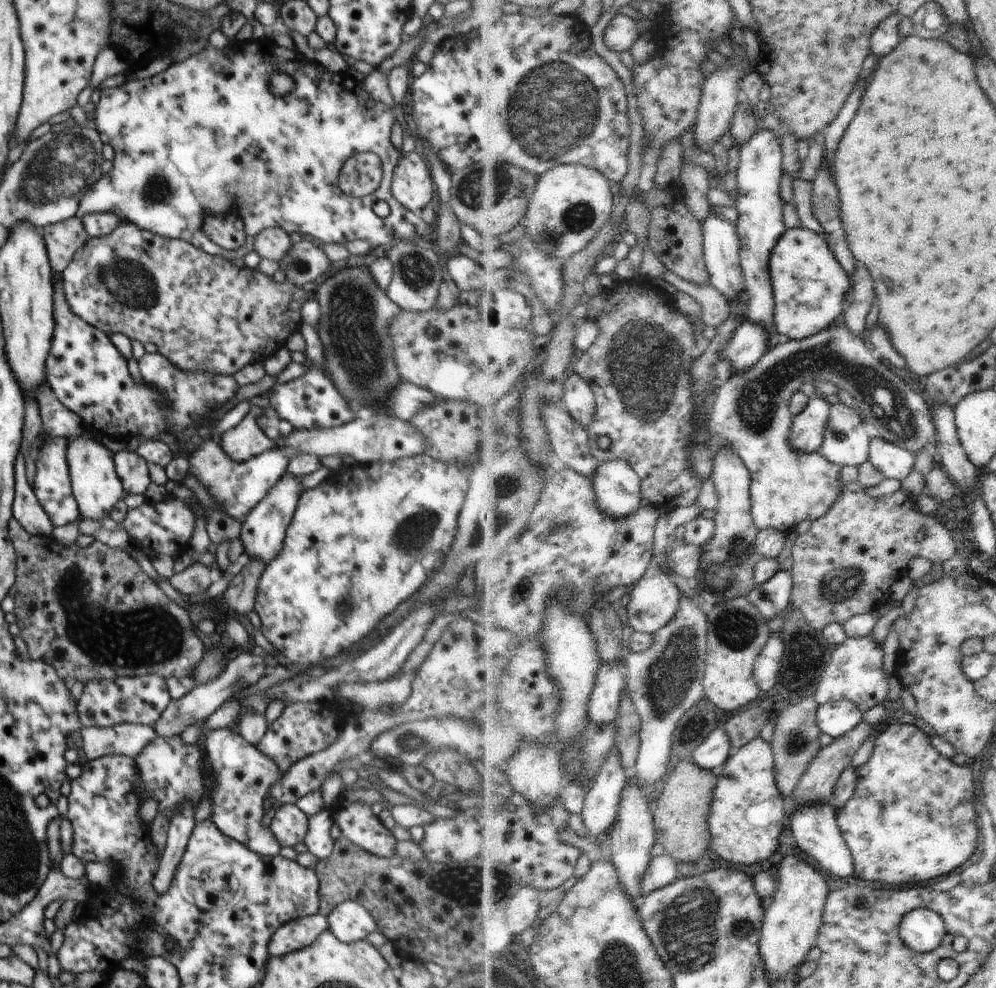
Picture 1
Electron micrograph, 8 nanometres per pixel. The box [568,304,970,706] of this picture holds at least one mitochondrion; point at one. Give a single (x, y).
(756, 403)

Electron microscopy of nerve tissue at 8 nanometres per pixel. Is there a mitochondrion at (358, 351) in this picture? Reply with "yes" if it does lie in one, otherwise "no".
yes

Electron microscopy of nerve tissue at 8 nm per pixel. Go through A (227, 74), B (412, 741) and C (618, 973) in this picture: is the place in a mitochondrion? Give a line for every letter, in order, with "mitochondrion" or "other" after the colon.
A: other
B: mitochondrion
C: mitochondrion

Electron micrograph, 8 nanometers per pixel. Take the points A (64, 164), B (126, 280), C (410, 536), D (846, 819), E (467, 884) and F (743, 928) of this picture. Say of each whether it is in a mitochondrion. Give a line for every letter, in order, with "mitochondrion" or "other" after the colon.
A: mitochondrion
B: mitochondrion
C: mitochondrion
D: other
E: mitochondrion
F: mitochondrion

